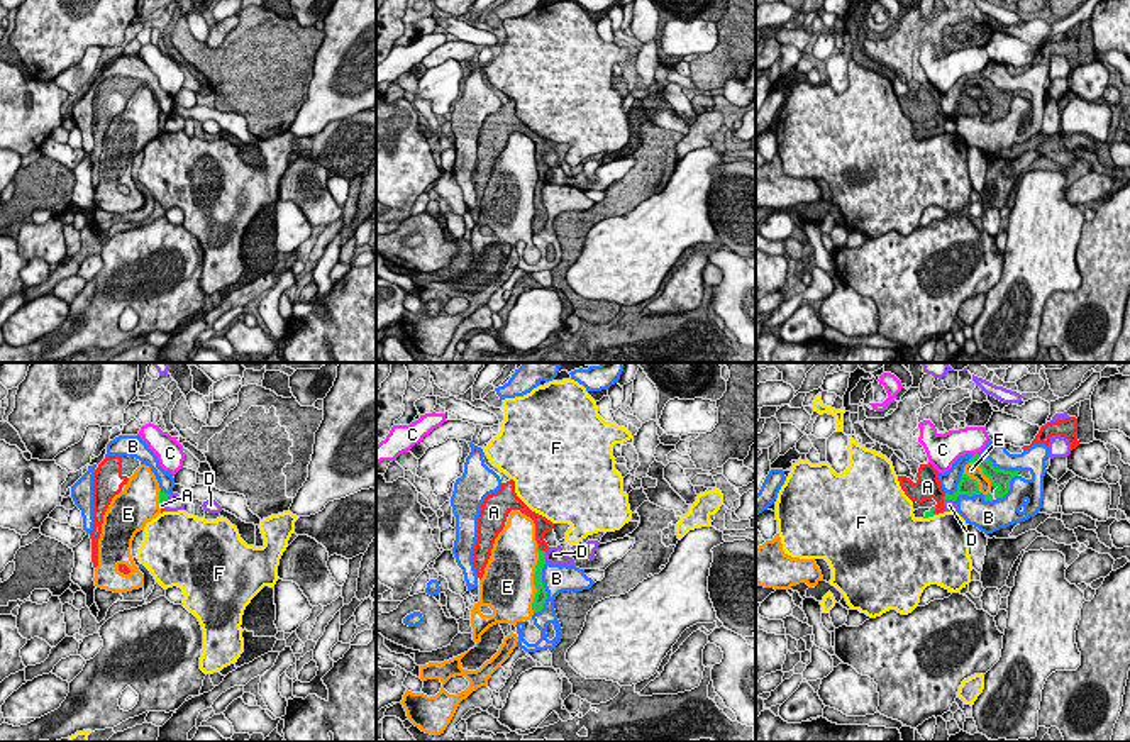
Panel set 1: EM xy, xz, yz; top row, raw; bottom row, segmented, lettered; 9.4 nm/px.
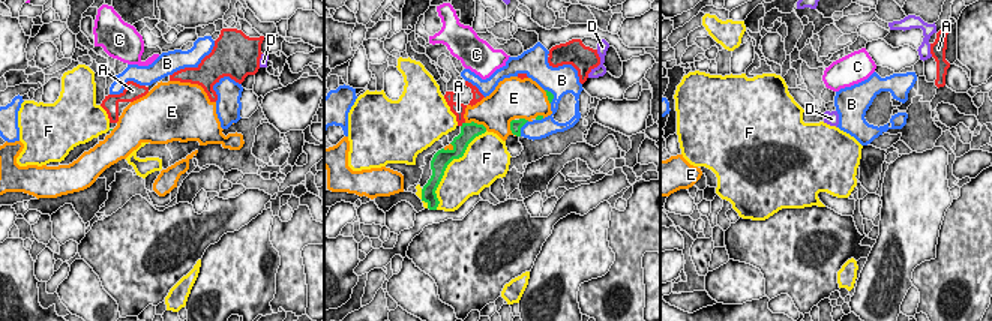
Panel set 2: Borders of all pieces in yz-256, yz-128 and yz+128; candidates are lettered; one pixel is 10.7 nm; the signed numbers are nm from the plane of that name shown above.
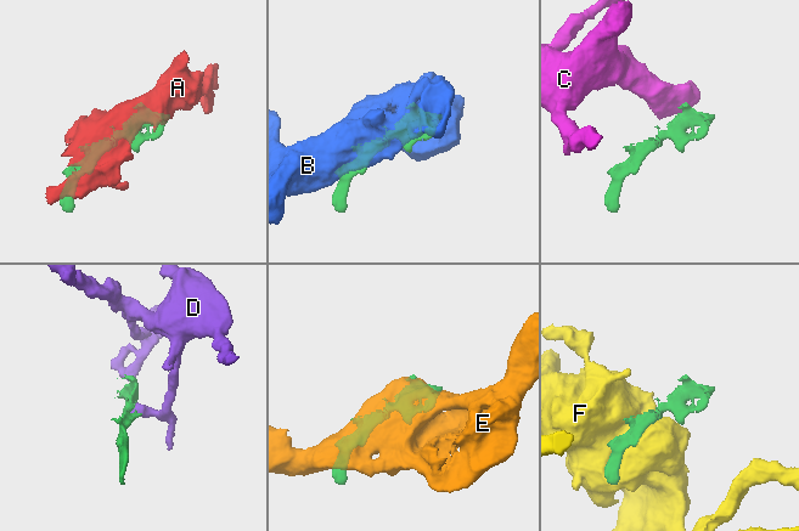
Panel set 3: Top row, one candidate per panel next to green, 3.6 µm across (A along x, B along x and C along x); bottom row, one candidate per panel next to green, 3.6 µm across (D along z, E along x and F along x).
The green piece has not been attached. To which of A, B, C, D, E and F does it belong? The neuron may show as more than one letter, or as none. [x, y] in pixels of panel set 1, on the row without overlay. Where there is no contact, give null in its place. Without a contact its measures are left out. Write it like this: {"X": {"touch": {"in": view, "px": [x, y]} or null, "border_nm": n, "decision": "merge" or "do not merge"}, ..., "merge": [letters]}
{"A": {"touch": {"in": "xz", "px": [537, 168]}, "border_nm": 130, "decision": "merge"}, "B": {"touch": {"in": "yz", "px": [1008, 92]}, "border_nm": 500, "decision": "do not merge"}, "C": {"touch": {"in": "yz", "px": [976, 75]}, "border_nm": 60, "decision": "do not merge"}, "D": {"touch": {"in": "xz", "px": [544, 178]}, "border_nm": 100, "decision": "do not merge"}, "E": {"touch": {"in": "xz", "px": [534, 199]}, "border_nm": 650, "decision": "do not merge"}, "F": {"touch": {"in": "yz", "px": [930, 136]}, "border_nm": 170, "decision": "do not merge"}, "merge": ["A"]}

